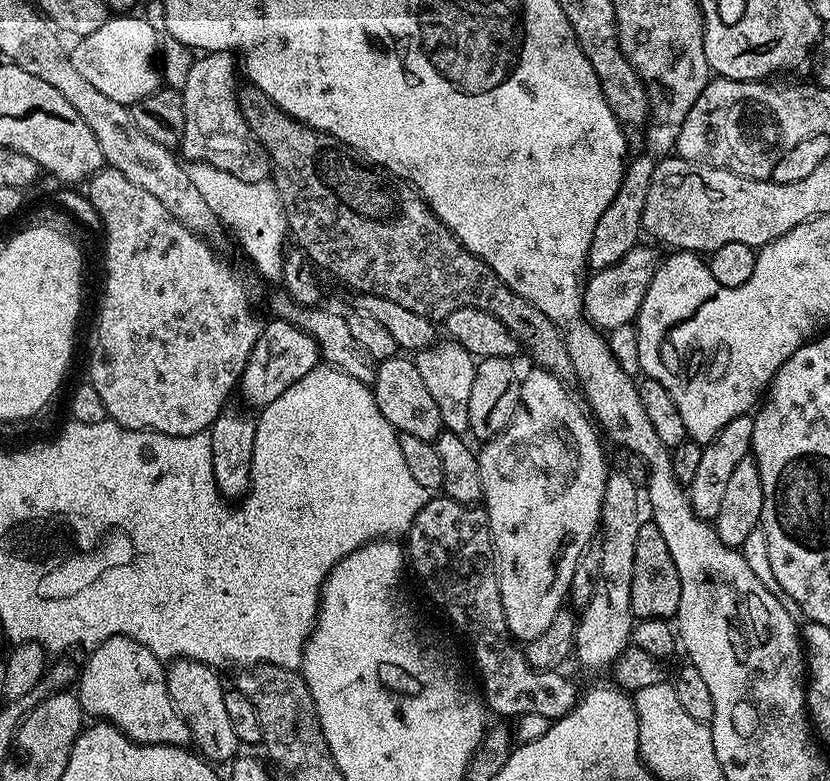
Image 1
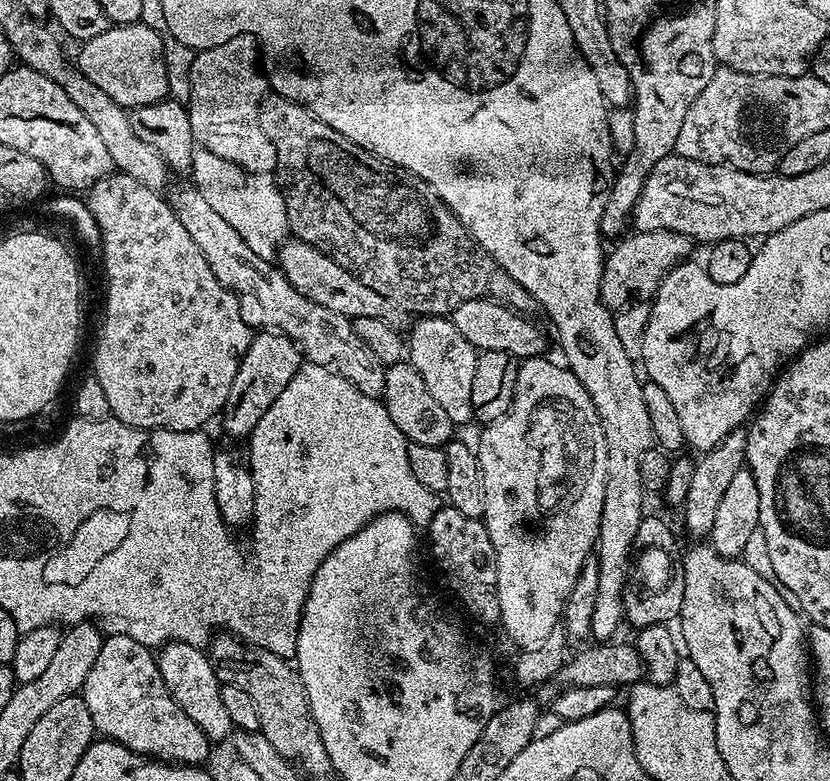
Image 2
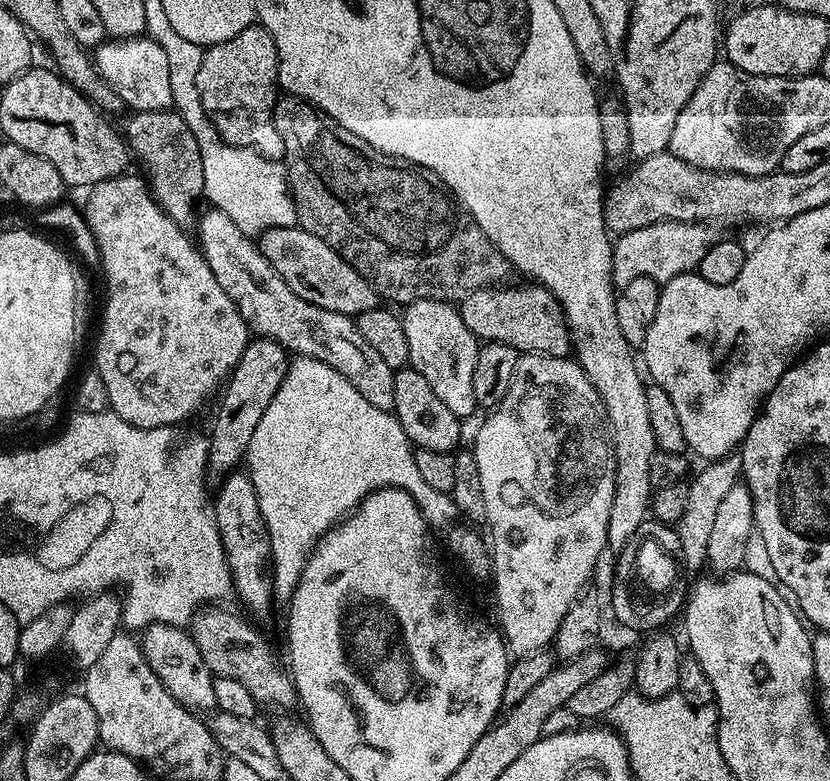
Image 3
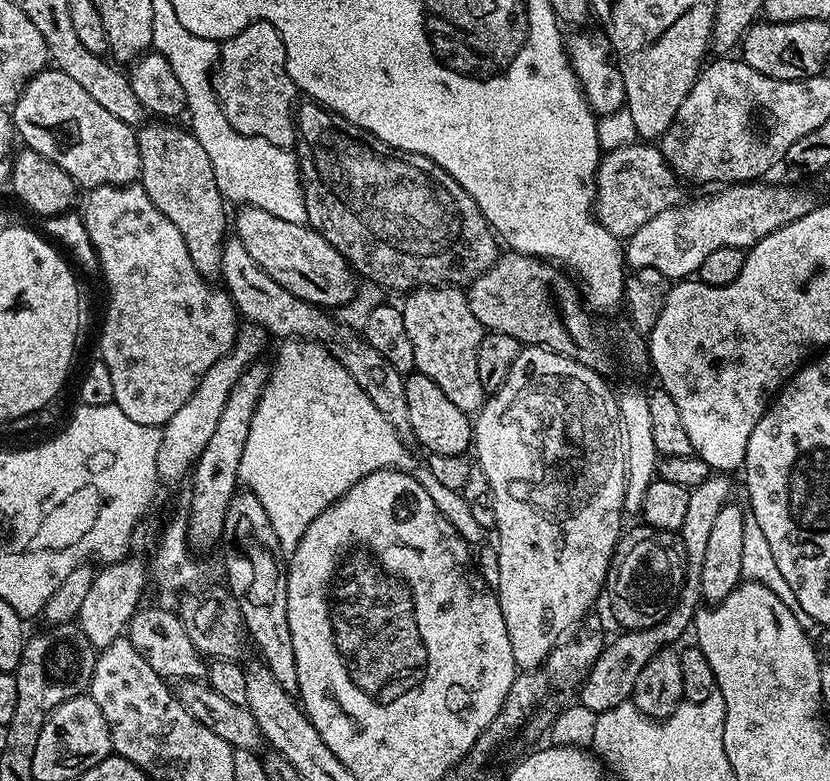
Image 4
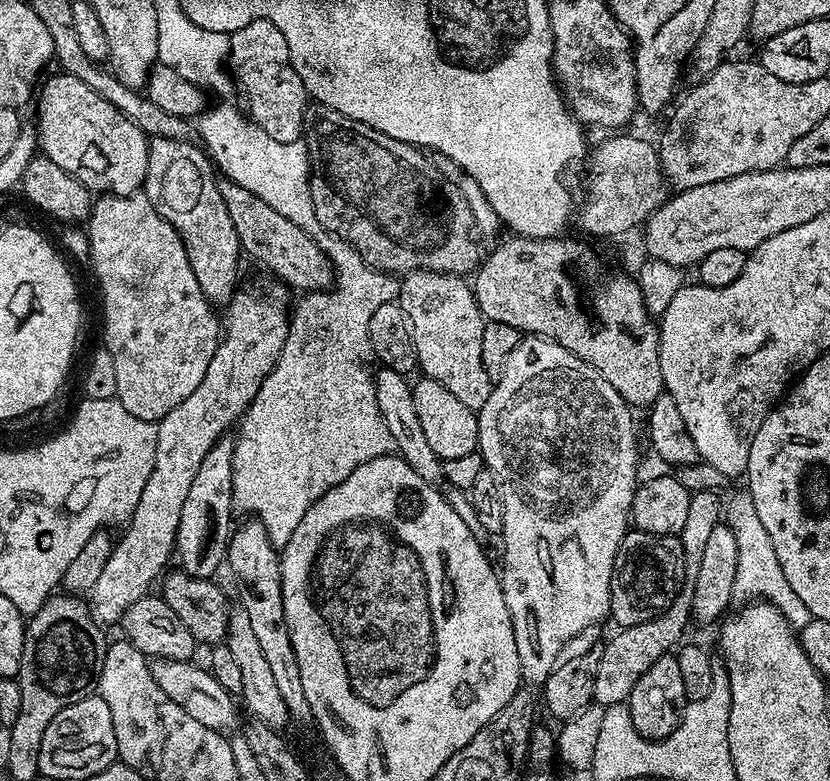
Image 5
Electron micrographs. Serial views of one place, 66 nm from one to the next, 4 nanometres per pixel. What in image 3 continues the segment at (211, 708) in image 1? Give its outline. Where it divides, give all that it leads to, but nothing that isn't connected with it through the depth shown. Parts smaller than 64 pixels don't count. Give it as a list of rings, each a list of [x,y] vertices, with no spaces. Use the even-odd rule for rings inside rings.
[[[161,622],[149,623],[143,629],[143,635],[139,637],[140,649],[144,651],[146,662],[150,666],[150,670],[154,670],[154,674],[166,686],[166,690],[174,697],[179,704],[184,705],[189,710],[200,710],[196,708],[212,708],[215,705],[214,692],[214,672],[208,663],[202,658],[202,654],[198,650],[198,646],[193,642],[191,635],[179,624],[168,624]]]

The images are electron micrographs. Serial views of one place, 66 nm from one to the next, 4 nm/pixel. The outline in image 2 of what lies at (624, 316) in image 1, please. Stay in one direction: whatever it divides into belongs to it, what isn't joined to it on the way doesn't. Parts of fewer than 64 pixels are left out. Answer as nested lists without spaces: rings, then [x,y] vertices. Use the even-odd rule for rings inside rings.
[[[633,231],[631,235],[625,235],[619,241],[621,244],[609,256],[607,253],[602,264],[600,300],[609,310],[624,307],[633,299],[636,294],[634,292],[638,288],[650,287],[651,289],[653,285],[663,280],[677,264],[685,263],[691,257],[688,255],[691,254],[692,247],[694,247],[693,241],[681,232]]]

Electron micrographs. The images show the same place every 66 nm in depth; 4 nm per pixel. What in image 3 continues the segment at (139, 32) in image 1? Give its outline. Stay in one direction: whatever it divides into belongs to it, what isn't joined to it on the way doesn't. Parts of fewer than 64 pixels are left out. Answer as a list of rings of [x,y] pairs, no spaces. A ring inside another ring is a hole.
[[[116,38],[95,49],[96,68],[136,112],[162,112],[162,80],[170,80],[169,59],[149,38]]]

